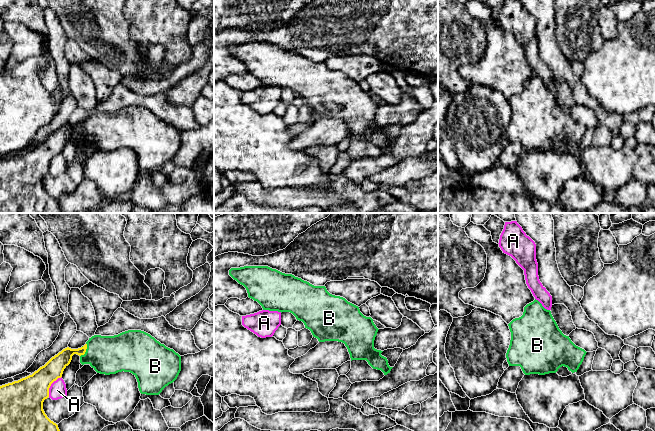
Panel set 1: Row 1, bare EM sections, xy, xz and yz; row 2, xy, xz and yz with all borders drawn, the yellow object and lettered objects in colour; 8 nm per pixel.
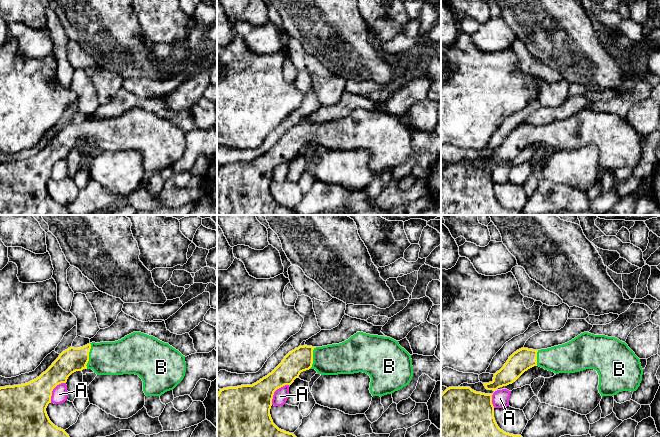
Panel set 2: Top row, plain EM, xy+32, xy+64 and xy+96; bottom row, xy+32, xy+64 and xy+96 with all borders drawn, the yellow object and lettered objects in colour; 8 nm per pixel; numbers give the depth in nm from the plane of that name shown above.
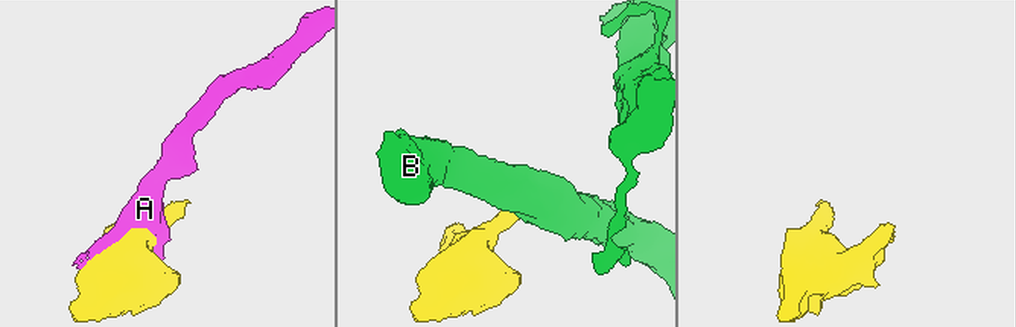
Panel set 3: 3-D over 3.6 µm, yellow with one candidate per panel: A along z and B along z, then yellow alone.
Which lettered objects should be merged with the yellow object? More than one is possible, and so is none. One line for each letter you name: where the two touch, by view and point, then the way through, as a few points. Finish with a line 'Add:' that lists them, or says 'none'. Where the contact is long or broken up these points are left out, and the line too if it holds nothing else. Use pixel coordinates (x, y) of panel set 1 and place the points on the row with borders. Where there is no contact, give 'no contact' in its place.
B: meets yellow in xy at (85, 350); runs through xy (58, 363), (69, 352), (85, 350), (107, 355)
Add: B

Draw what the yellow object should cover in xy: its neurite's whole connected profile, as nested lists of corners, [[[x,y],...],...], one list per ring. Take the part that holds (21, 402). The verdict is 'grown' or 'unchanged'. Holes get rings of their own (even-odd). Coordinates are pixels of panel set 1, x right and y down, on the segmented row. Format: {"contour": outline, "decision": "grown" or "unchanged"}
{"contour": [[[128,330],[114,336],[94,335],[81,348],[63,349],[32,375],[0,386],[0,431],[60,431],[45,414],[43,402],[49,397],[51,384],[62,377],[74,354],[80,356],[82,365],[89,364],[100,374],[132,373],[140,393],[146,395],[159,395],[181,371],[181,356],[144,331]]], "decision": "grown"}

